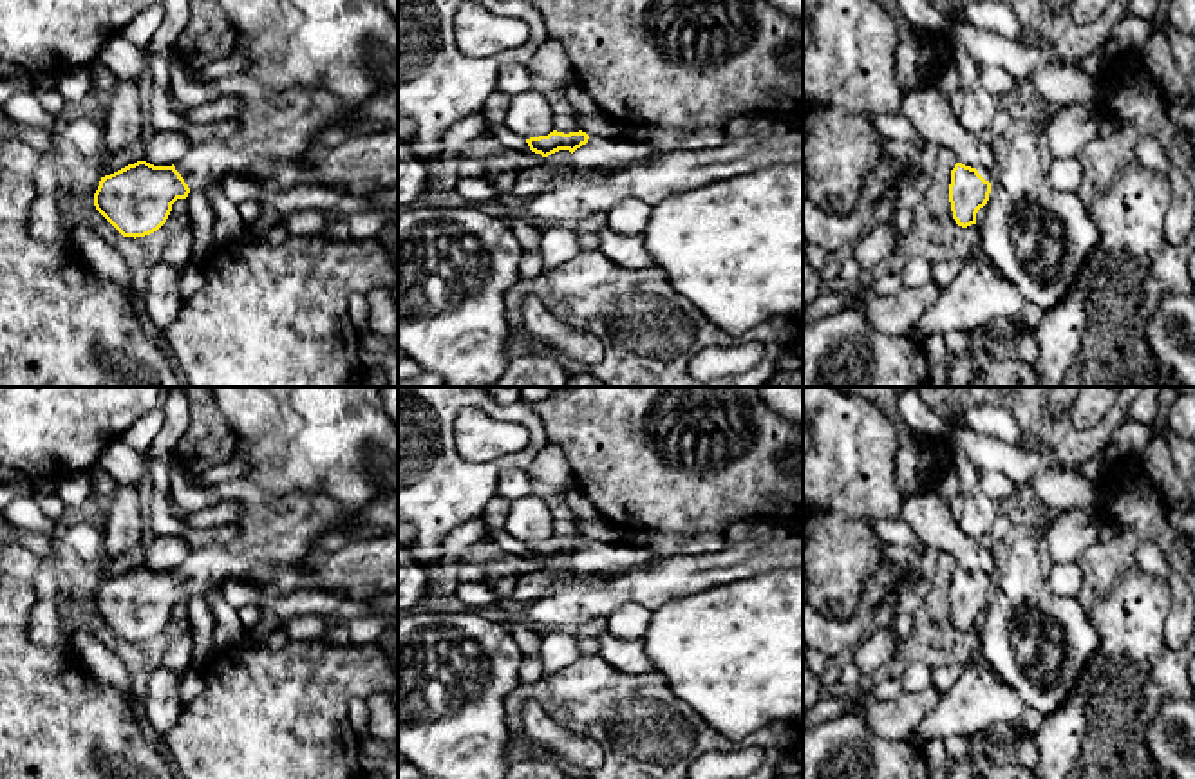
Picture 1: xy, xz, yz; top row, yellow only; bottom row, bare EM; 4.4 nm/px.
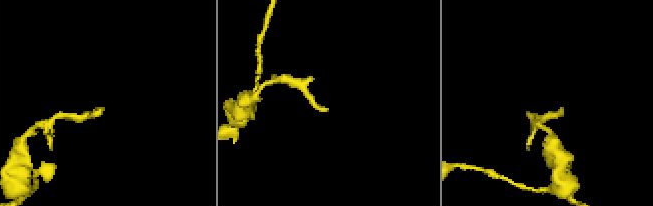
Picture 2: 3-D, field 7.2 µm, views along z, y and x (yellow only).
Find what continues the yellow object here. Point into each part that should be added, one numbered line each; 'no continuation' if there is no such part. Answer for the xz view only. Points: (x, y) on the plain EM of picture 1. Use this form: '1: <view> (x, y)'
1: xz (599, 557)

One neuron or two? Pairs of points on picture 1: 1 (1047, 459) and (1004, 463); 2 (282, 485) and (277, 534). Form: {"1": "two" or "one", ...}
{"1": "one", "2": "two"}

